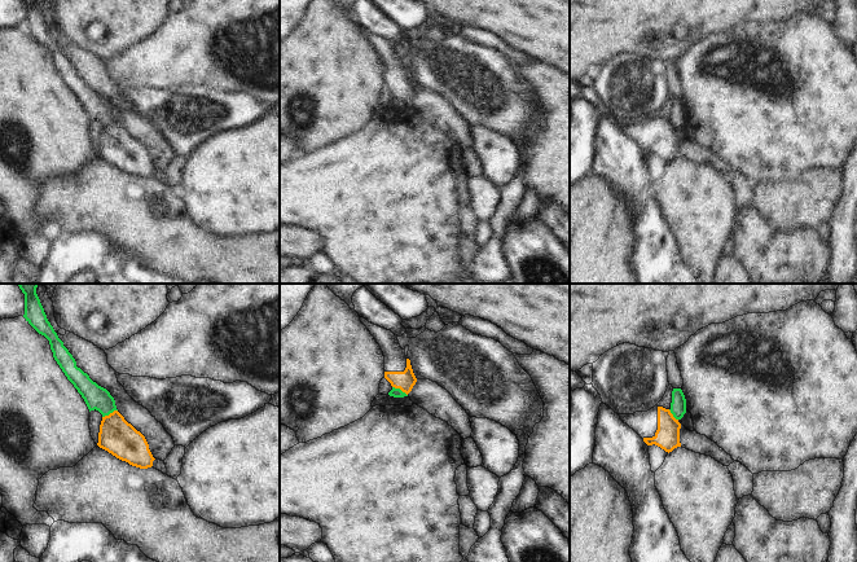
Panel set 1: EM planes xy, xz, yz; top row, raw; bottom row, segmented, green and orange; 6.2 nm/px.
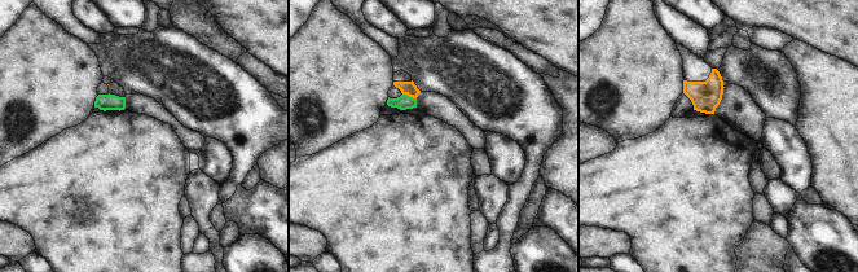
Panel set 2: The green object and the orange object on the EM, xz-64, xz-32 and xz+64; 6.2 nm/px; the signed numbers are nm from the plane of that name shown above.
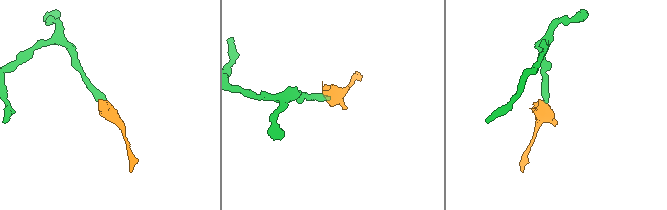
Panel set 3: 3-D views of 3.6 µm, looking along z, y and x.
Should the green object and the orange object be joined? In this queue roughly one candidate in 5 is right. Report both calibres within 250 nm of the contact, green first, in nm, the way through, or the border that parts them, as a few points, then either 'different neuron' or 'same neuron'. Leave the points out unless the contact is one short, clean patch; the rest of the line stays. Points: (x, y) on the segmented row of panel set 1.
150/220 nm | along xy (117, 409), (102, 417) | different neuron

